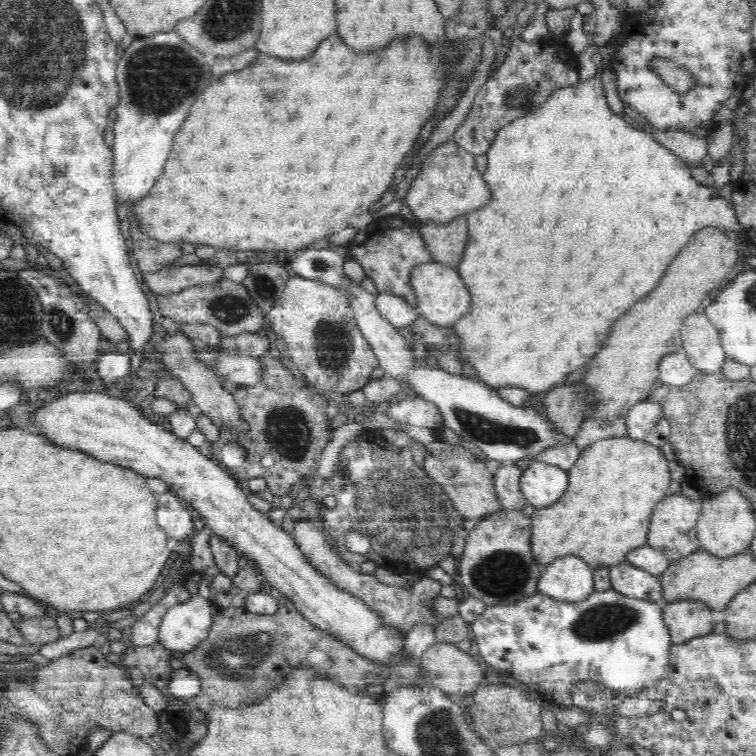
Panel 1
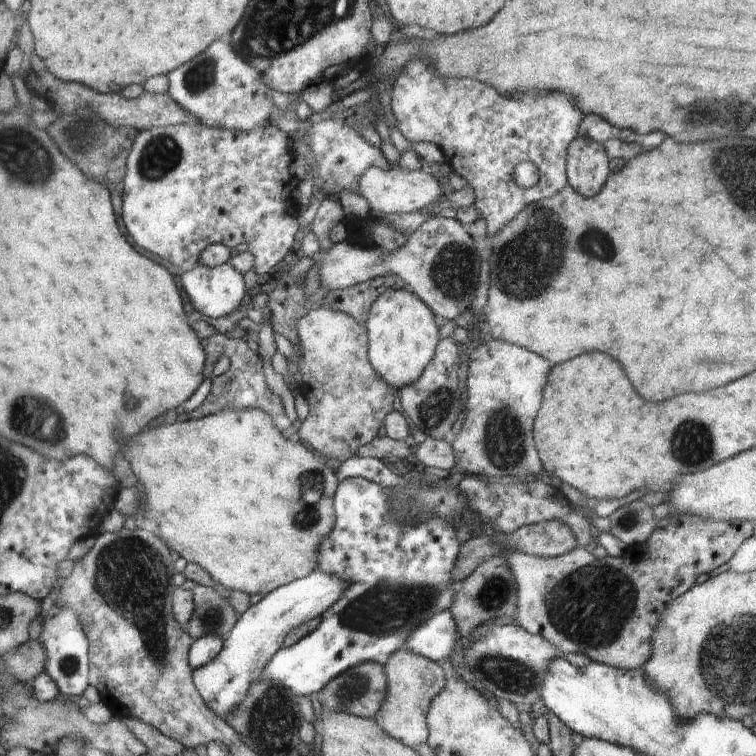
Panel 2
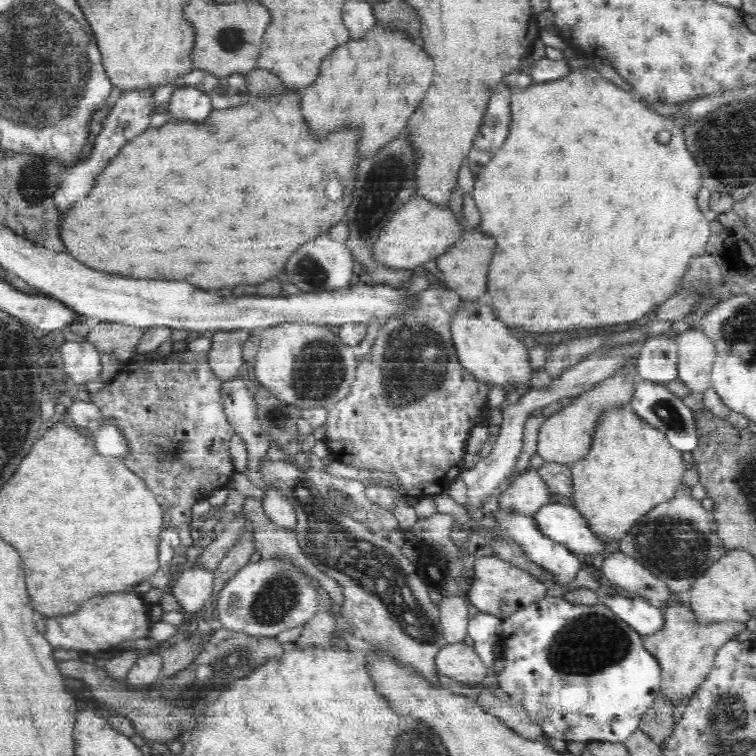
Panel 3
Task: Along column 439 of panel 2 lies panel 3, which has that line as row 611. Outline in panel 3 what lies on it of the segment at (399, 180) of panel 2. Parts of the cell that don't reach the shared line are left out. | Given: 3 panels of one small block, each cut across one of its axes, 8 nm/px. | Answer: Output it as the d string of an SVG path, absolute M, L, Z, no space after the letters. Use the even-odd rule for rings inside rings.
M191 568L179 574L178 582L173 586L173 595L186 614L194 614L202 609L211 596L213 580L212 570Z

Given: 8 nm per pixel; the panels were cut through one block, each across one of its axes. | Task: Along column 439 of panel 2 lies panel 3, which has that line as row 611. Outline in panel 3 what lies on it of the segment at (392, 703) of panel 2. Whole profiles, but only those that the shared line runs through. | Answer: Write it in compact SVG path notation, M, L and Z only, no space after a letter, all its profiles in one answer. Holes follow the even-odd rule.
M685 597L681 601L669 598L664 602L662 609L664 624L655 633L643 636L644 648L659 660L660 671L663 672L660 695L668 696L673 706L684 702L688 704L688 698L711 671L717 649L725 641L736 638L742 630L745 630L746 624L733 620L700 622Z

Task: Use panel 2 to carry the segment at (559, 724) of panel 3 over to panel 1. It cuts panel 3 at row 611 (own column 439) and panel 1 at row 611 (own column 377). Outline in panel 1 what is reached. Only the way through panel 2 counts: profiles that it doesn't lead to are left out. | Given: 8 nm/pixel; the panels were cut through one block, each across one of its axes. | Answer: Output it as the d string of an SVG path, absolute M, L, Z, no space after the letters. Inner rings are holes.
M613 588L595 591L588 599L576 603L559 601L538 592L516 603L488 605L471 624L471 635L487 664L509 672L540 701L558 706L572 706L571 686L584 679L594 681L599 688L612 689L626 696L640 696L645 687L665 673L673 645L660 602L628 597Z

